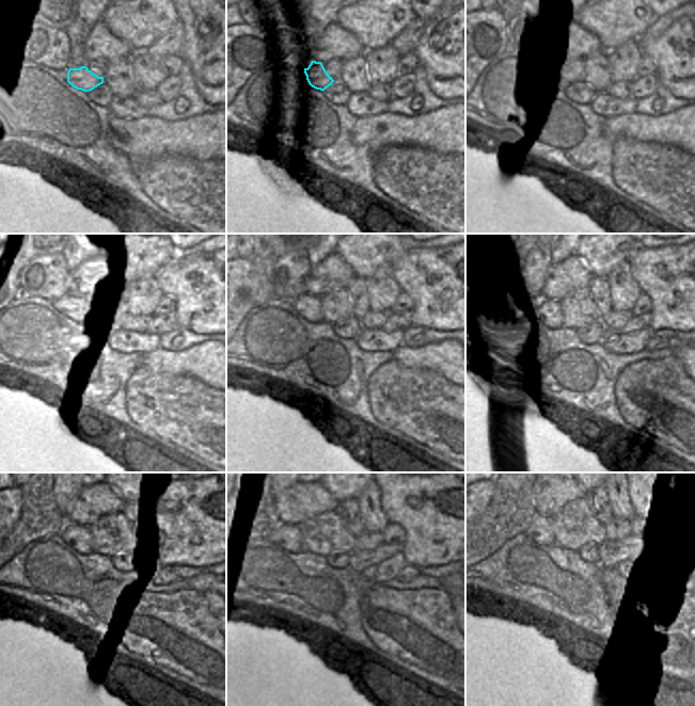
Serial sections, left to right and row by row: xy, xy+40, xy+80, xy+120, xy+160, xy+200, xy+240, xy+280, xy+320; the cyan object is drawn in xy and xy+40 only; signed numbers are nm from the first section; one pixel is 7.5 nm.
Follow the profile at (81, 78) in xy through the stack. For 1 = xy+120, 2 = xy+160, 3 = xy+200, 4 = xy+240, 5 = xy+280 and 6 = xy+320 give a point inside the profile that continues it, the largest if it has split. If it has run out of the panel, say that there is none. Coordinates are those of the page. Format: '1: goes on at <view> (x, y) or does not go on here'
1: goes on at xy+120 (72, 307)
2: goes on at xy+160 (310, 307)
3: goes on at xy+200 (554, 308)
4: goes on at xy+240 (81, 546)
5: goes on at xy+280 (311, 546)
6: goes on at xy+320 (541, 529)

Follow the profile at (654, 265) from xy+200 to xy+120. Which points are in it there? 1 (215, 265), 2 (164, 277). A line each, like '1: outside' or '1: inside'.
1: inside
2: inside

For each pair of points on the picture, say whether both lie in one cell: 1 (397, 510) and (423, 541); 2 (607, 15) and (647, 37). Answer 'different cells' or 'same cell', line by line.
1: same cell
2: different cells

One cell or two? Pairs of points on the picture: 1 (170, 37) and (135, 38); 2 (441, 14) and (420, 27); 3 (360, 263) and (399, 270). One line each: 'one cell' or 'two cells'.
1: two cells
2: two cells
3: two cells

